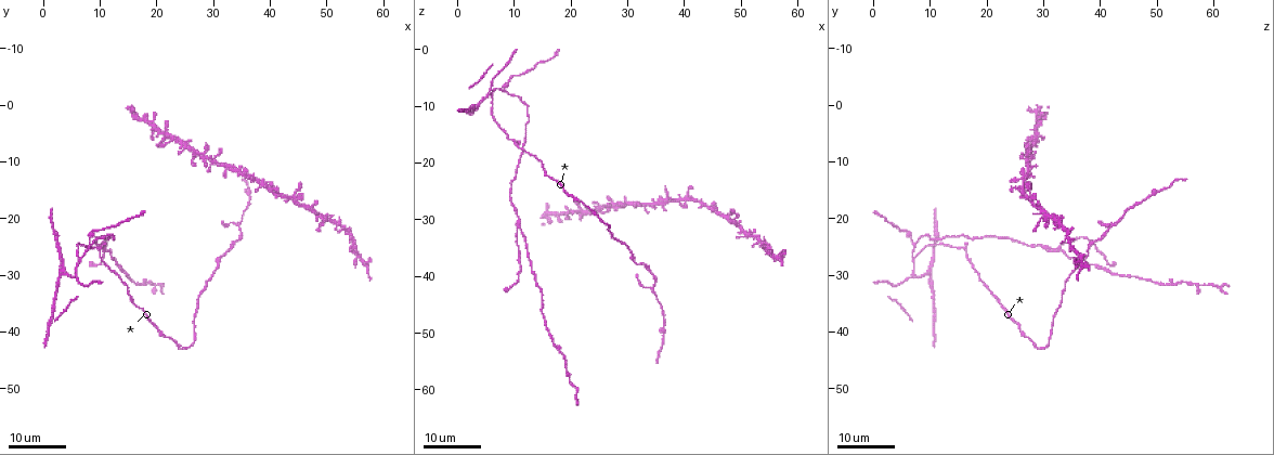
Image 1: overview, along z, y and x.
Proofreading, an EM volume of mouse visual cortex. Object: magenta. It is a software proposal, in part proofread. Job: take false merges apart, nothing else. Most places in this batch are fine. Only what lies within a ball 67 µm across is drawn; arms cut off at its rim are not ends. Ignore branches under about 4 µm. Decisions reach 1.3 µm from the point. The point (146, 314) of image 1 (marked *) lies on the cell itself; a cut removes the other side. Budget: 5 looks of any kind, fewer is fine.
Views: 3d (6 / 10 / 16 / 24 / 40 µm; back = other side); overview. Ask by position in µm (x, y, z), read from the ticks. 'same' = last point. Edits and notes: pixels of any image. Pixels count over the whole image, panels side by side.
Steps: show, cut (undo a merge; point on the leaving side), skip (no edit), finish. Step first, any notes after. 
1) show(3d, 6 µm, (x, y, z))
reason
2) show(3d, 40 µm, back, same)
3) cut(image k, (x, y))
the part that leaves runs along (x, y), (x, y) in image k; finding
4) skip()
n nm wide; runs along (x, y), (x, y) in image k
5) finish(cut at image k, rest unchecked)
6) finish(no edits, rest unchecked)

show(3d, 24 µm, (34.5, 21.0, 42.5))
three-way junction

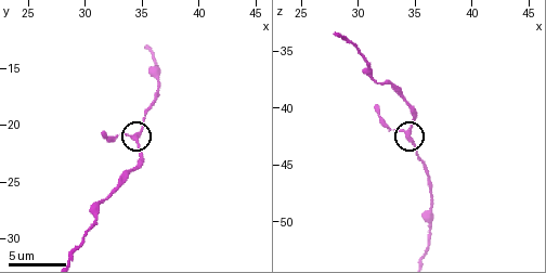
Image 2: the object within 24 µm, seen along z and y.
show(3d, 10 µm, (34.2, 21.2, 42.4))
zoom in

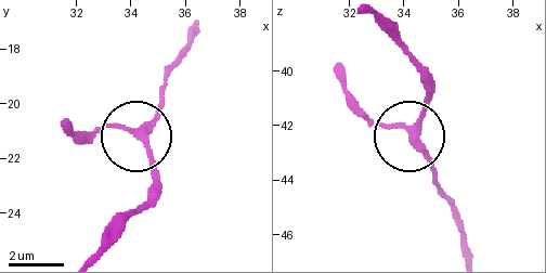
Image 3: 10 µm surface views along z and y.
skip()
side arm 17 µm; runs along (377, 20), (416, 68), (426, 111), (412, 139), (438, 185) in image 3; all the same cell

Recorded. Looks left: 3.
show(3d, 16 µm, (10.5, 25.5, 31.5))
thin arm on a thick one

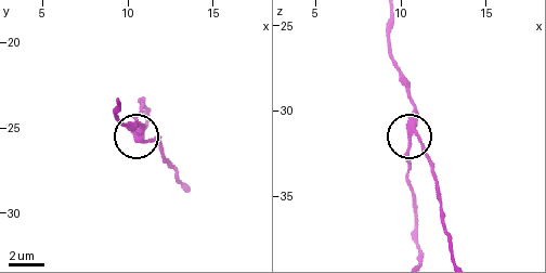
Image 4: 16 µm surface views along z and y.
show(3d, 10 µm, same)

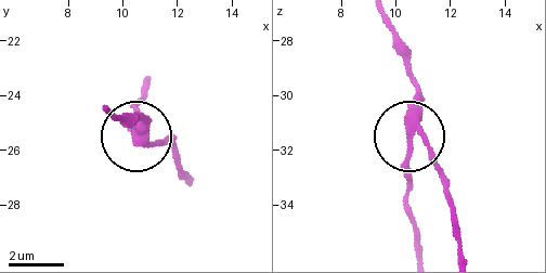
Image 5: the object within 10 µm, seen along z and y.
show(3d, 6 µm, same)

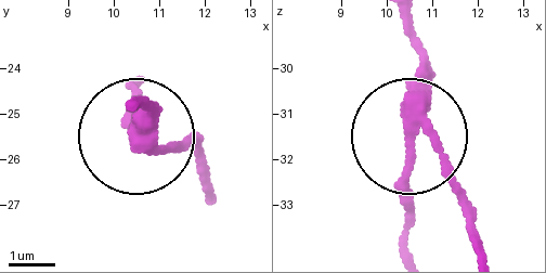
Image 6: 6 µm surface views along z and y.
skip()
290 nm wide; runs along (401, 18), (420, 65), (408, 252) in image 6; one cell here

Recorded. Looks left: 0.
finish(no edits, rest unchecked)

